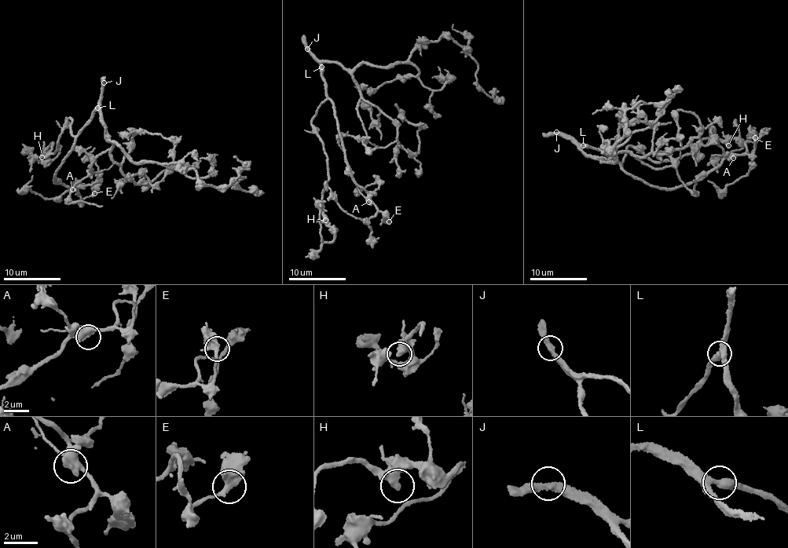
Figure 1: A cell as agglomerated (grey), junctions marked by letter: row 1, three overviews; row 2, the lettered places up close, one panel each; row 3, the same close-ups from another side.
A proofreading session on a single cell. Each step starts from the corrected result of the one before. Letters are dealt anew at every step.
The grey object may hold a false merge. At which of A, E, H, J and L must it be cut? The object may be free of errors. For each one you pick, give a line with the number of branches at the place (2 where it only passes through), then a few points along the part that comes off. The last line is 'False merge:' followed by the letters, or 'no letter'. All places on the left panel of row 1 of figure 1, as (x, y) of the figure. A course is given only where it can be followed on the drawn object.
False merge: no letter

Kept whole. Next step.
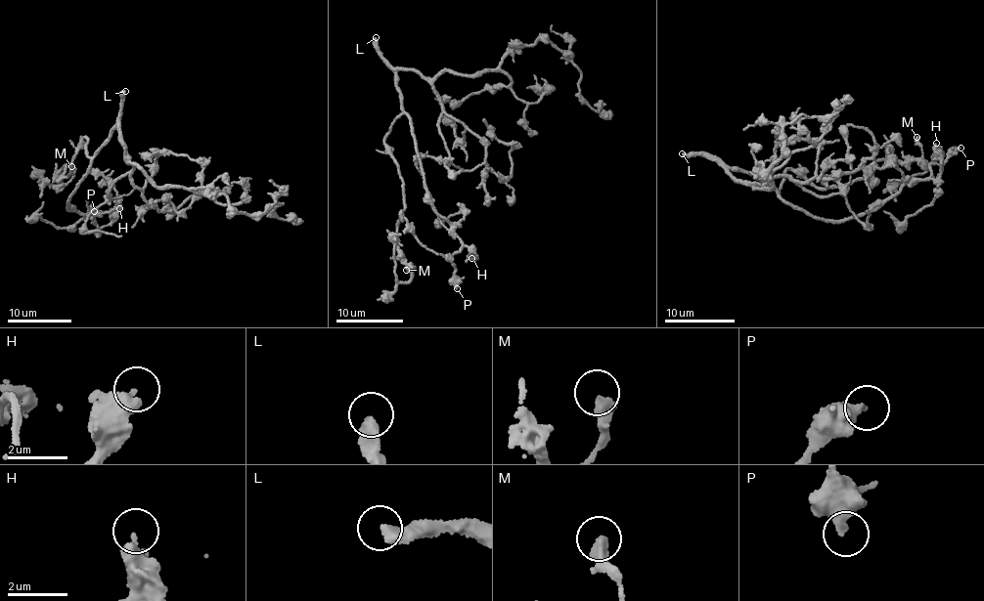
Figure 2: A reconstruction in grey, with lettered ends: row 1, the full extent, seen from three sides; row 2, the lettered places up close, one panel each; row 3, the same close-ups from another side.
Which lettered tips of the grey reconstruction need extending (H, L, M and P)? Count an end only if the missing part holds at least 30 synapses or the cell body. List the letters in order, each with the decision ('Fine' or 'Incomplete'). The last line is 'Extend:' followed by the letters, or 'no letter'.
H: Fine
L: Incomplete
M: Fine
P: Fine
Extend: L

